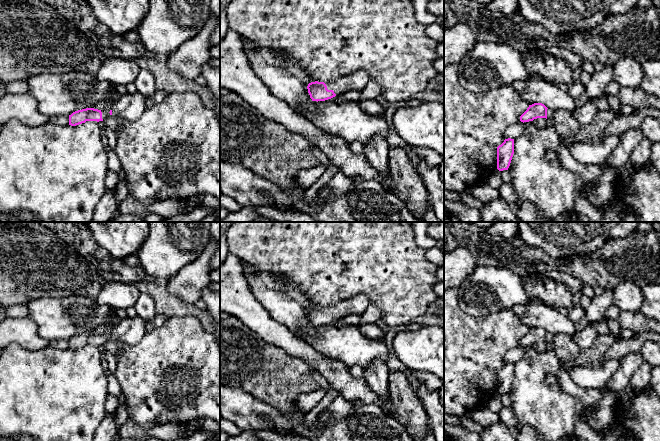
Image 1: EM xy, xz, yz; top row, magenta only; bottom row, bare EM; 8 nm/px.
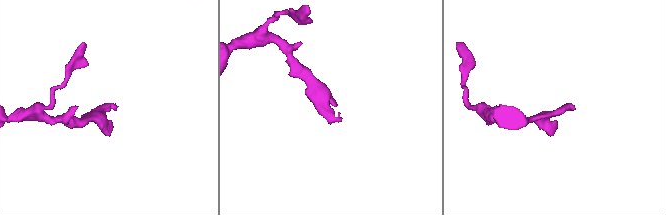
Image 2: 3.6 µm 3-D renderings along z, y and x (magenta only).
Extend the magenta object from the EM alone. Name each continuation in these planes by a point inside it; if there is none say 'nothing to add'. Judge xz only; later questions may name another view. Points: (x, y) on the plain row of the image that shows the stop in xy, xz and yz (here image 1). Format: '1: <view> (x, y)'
1: xz (357, 305)

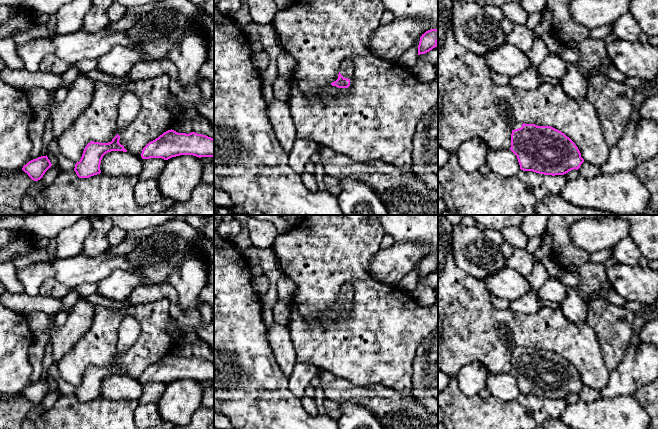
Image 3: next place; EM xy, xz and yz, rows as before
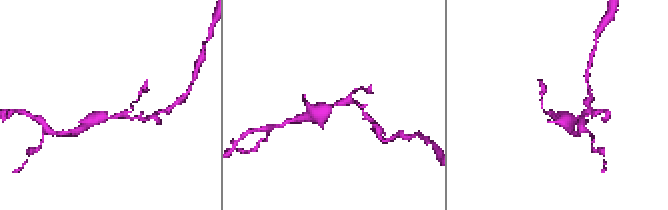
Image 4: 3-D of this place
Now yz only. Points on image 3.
1: yz (504, 332)

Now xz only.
1: xz (347, 291)

